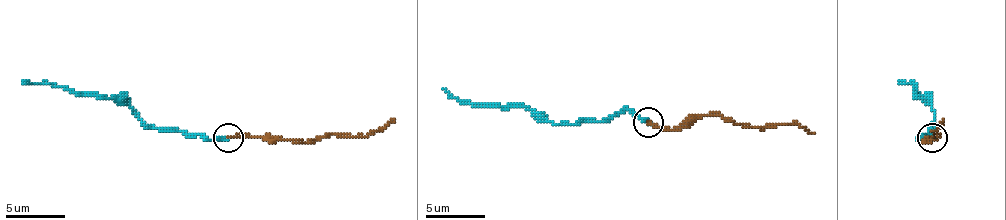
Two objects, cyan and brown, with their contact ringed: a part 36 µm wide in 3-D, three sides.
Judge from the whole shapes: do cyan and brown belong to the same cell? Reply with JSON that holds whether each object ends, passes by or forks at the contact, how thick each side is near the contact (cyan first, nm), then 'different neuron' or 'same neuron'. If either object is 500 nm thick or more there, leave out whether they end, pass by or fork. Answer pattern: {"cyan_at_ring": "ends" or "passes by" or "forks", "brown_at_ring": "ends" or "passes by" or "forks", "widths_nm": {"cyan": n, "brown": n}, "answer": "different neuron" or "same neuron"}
{"cyan_at_ring": "ends", "brown_at_ring": "ends", "widths_nm": {"cyan": 240, "brown": 180}, "answer": "different neuron"}

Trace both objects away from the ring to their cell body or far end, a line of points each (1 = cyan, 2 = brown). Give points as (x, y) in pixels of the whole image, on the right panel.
1: (931, 137), (919, 137), (931, 131), (934, 110), (916, 95), (916, 89), (910, 83), (898, 80)
2: (931, 137), (940, 137), (925, 140), (928, 143), (937, 134), (934, 137), (943, 119)

